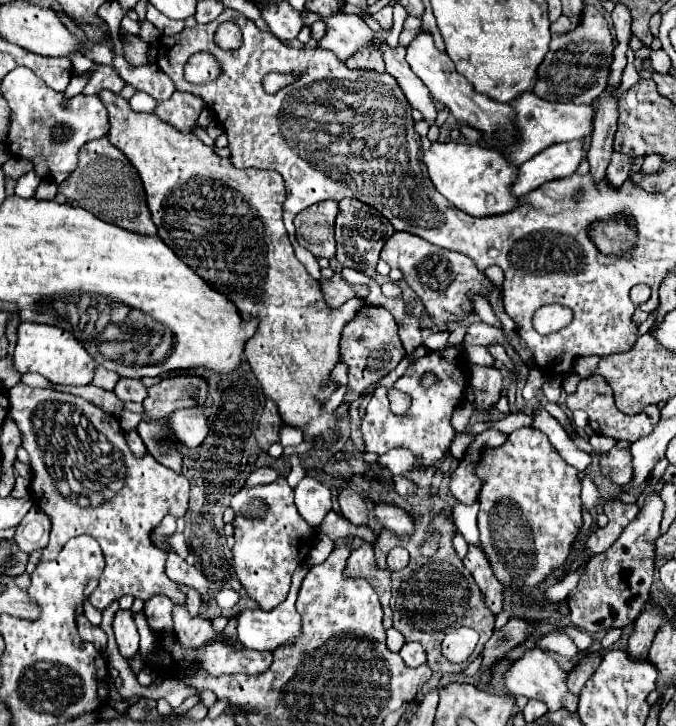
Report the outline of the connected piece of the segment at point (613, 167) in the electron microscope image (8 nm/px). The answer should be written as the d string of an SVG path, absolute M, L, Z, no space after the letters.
M615 153L611 157L611 163L607 167L607 175L605 175L605 181L613 187L613 189L619 189L625 180L630 175L631 166L633 164L633 157L627 157L623 153Z

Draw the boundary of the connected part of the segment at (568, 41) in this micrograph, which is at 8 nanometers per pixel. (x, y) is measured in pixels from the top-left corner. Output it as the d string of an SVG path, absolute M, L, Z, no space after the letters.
M591 5L583 7L581 25L571 33L551 37L551 49L539 67L539 81L533 93L547 101L593 103L607 85L609 65L613 61L613 37L605 17Z

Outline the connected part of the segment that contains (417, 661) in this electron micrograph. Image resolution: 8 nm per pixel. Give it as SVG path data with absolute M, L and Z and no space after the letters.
M405 643L403 649L399 651L399 655L403 657L405 665L409 665L409 667L419 667L419 665L427 663L425 649L421 647L421 643Z

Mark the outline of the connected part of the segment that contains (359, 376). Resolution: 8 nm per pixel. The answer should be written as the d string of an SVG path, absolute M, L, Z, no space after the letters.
M363 305L361 311L345 325L345 331L341 333L341 353L339 359L349 367L349 383L345 393L345 403L351 405L359 399L363 389L367 389L371 383L377 383L383 379L389 371L397 367L397 363L405 357L405 349L401 345L397 323L393 315L383 307L369 307Z

